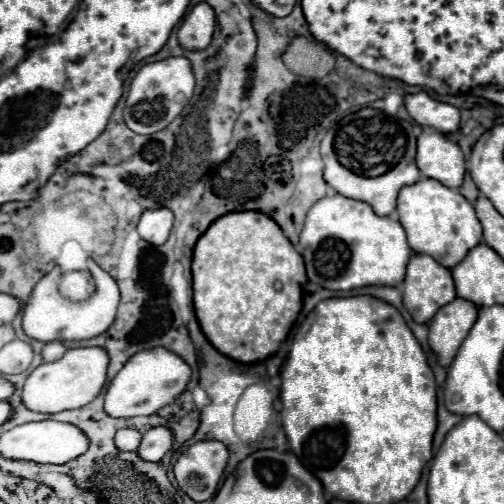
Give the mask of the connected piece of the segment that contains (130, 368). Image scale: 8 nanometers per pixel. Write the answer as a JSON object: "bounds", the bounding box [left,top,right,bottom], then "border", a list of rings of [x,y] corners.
{"bounds":[104,347,190,417],"border":[[[162,347],[138,351],[110,381],[104,395],[104,411],[112,417],[152,415],[160,407],[172,403],[186,389],[188,381],[190,381],[190,367],[172,351]]]}

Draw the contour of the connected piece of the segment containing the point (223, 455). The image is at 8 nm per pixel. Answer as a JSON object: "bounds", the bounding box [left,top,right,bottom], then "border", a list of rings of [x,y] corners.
{"bounds":[174,441,228,501],"border":[[[198,441],[190,445],[174,465],[178,487],[194,501],[212,499],[228,463],[228,449],[220,441]]]}

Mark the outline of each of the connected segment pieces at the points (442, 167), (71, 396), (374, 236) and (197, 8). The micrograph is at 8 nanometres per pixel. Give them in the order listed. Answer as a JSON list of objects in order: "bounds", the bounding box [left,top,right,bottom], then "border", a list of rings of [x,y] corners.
[{"bounds":[416,133,466,189],"border":[[[422,133],[418,137],[416,165],[424,177],[436,179],[450,189],[458,189],[466,173],[464,153],[442,133]]]},{"bounds":[22,347,108,413],"border":[[[100,347],[70,349],[60,361],[38,365],[22,387],[22,403],[36,413],[60,413],[66,409],[78,409],[90,403],[106,383],[108,353]]]},{"bounds":[300,195,412,291],"border":[[[342,195],[324,197],[306,215],[304,229],[300,233],[300,253],[306,261],[308,281],[330,291],[352,291],[368,285],[398,287],[404,281],[404,271],[412,249],[406,243],[406,231],[396,217],[378,217],[368,203],[354,201]]]},{"bounds":[178,3,214,49],"border":[[[198,3],[186,15],[178,29],[178,43],[182,49],[206,49],[214,33],[214,11],[208,3]]]}]

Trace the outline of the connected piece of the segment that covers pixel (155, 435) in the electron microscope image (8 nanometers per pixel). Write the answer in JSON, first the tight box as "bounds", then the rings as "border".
{"bounds":[136,427,172,461],"border":[[[154,427],[142,435],[136,453],[144,461],[160,461],[172,447],[172,431],[168,427]]]}

